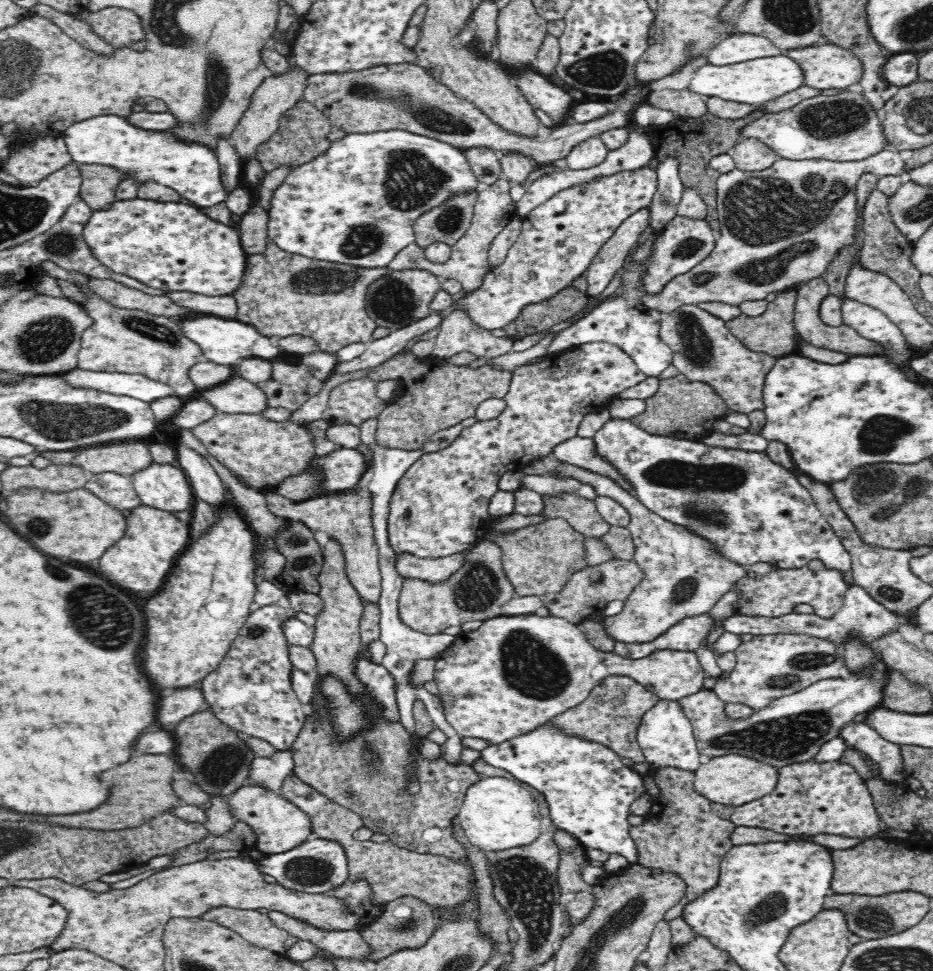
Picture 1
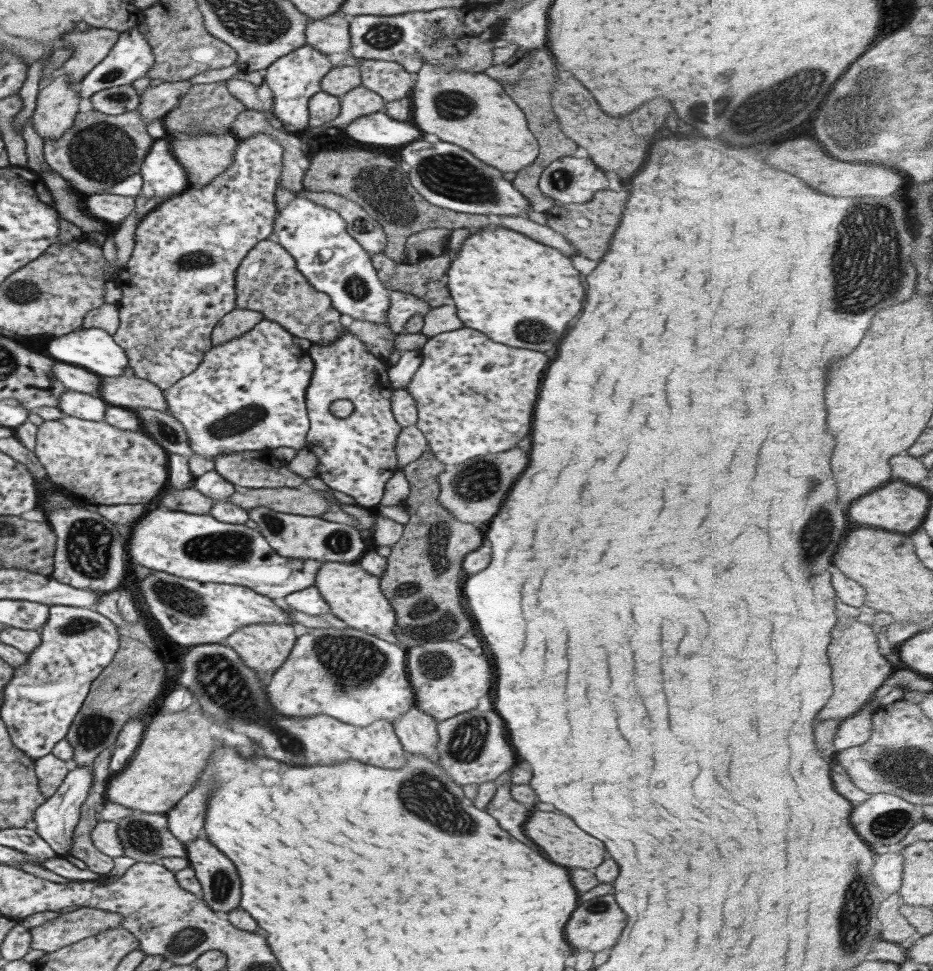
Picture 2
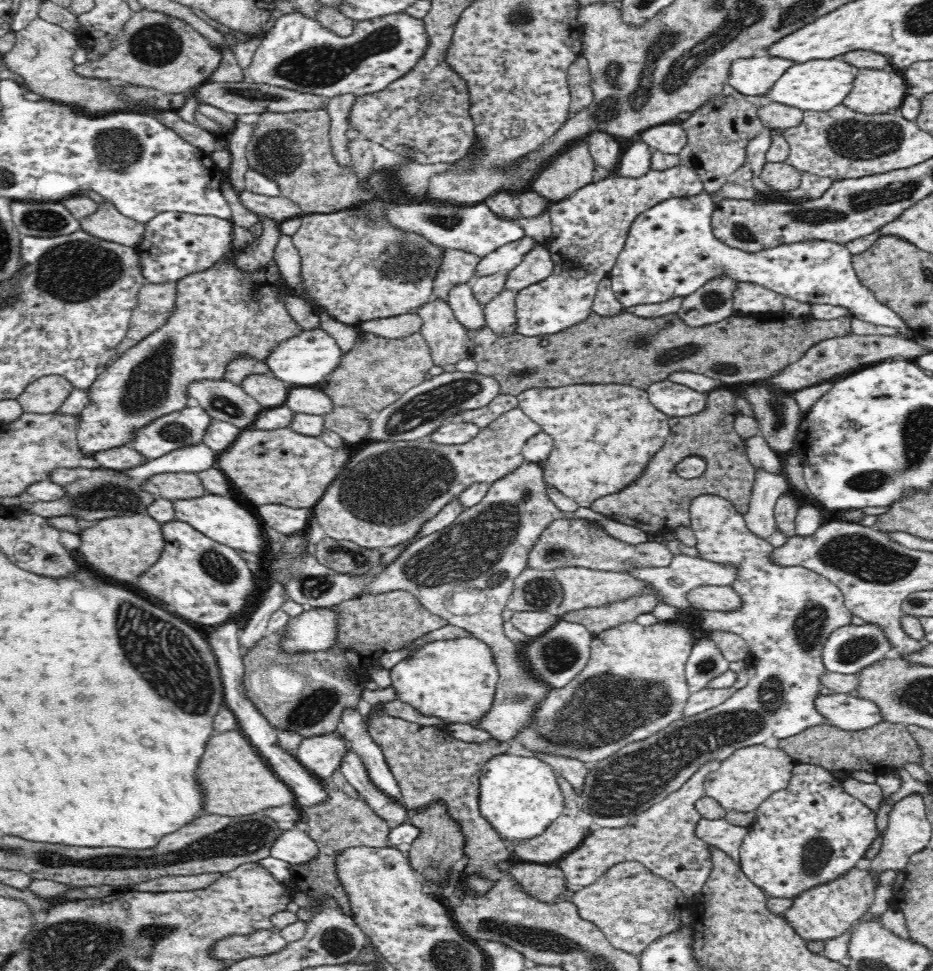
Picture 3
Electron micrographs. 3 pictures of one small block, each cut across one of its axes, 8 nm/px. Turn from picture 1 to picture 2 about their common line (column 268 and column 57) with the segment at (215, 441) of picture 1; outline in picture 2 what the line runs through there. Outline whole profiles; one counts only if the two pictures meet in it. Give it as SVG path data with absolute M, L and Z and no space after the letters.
M64 416L58 420L44 421L37 430L37 441L34 454L38 458L38 462L46 469L46 474L49 480L54 484L55 489L67 496L73 503L78 505L93 504L93 505L119 505L119 504L148 504L158 494L164 491L168 485L169 470L167 467L167 451L164 450L152 437L142 431L129 431L110 426L103 420L100 422L92 420L82 420L75 416Z

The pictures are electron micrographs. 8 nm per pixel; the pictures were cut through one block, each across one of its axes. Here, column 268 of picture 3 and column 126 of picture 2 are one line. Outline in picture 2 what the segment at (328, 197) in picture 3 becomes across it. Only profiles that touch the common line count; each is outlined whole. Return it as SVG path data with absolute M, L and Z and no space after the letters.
M95 110L80 112L74 125L60 140L43 140L44 158L49 168L64 177L85 196L102 194L122 179L138 174L141 162L150 153L155 140L150 137L140 113L131 112L109 116Z

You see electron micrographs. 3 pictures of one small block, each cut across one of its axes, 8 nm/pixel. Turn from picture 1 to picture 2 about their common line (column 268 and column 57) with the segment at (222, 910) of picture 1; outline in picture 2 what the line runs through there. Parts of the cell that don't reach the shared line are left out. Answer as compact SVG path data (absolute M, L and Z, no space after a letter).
M80 907L30 929L31 949L54 952L84 938L106 932L109 928L118 928L122 923L121 914Z

